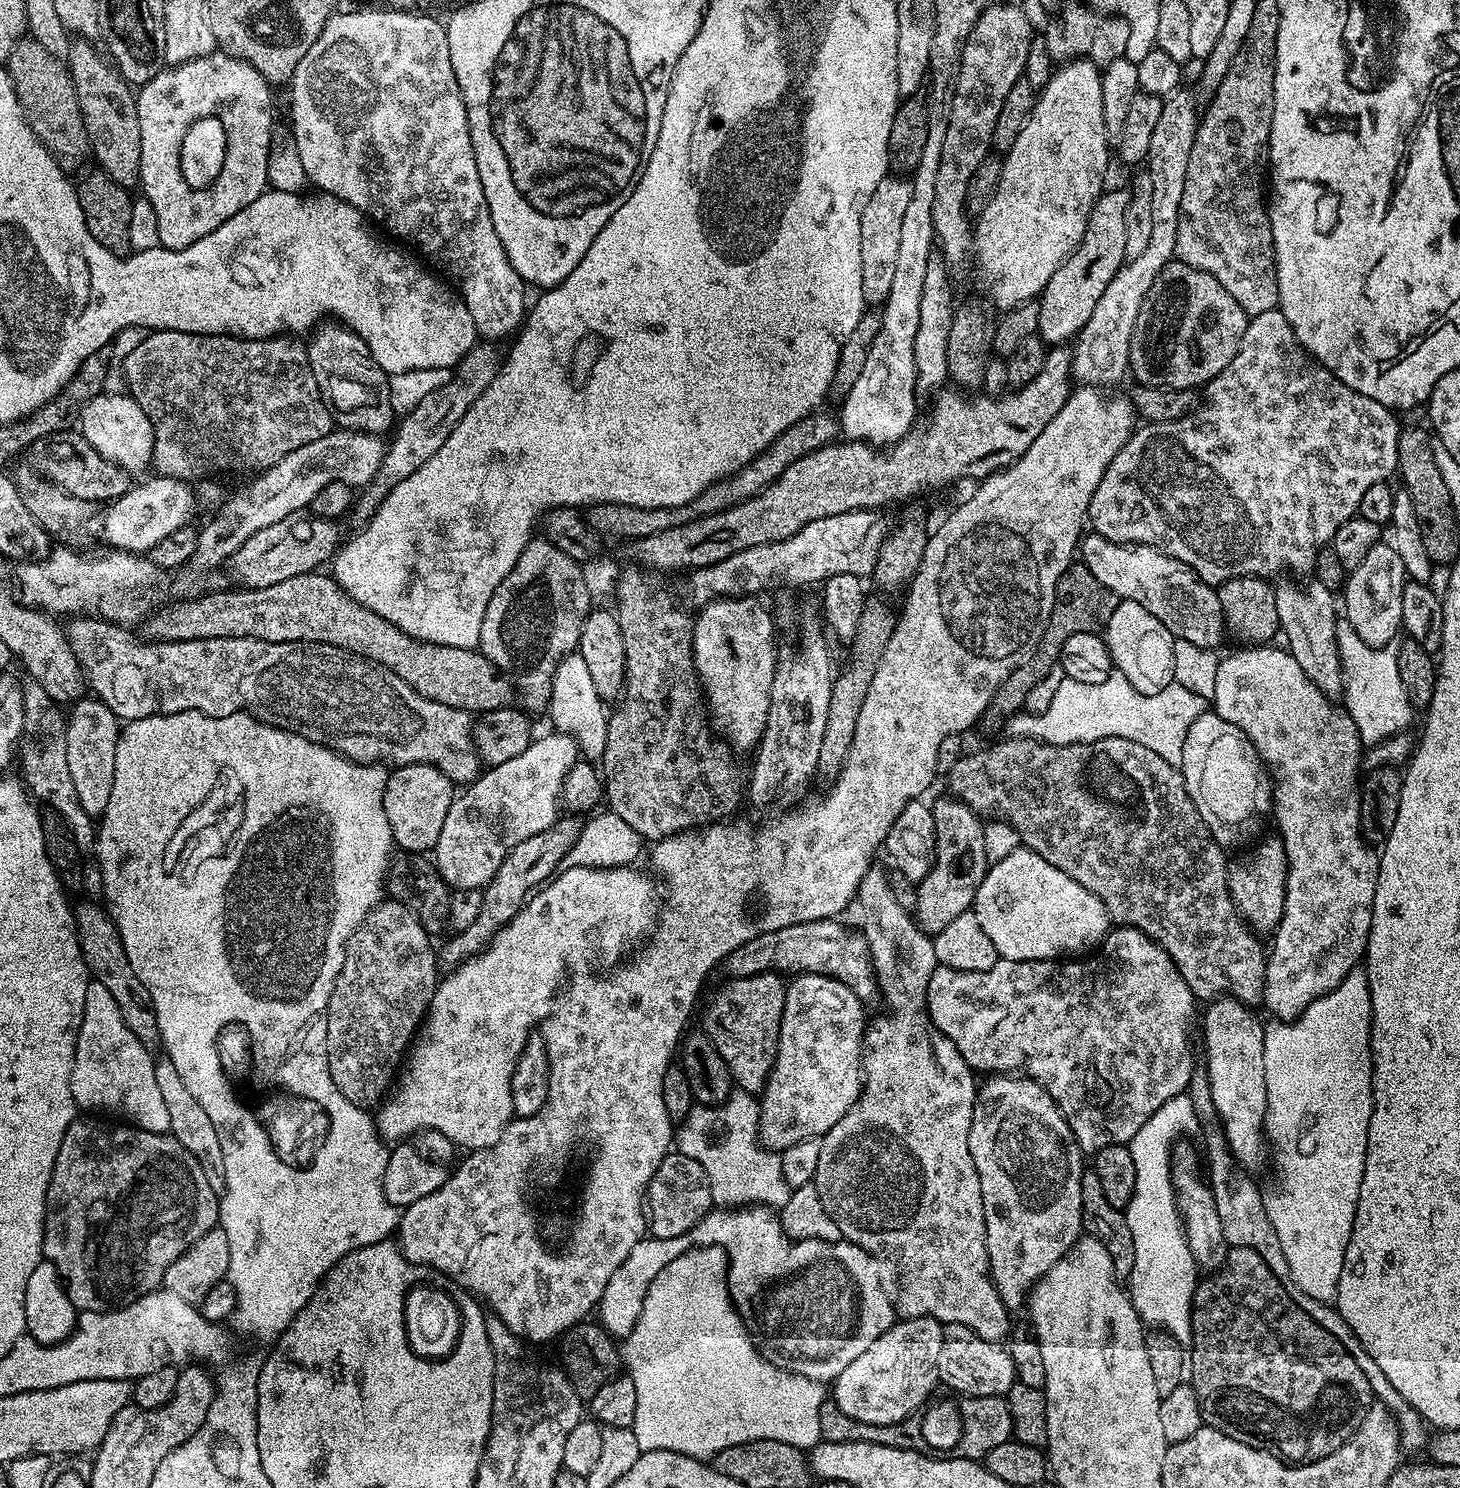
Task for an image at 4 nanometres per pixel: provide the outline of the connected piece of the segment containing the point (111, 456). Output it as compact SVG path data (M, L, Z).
M106 390L101 396L89 400L80 410L78 431L98 454L102 454L102 458L114 462L122 471L129 474L149 471L154 450L152 423L133 396L120 392Z

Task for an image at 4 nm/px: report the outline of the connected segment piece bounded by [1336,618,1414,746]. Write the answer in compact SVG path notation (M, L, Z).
M1347 618L1336 621L1336 645L1340 655L1340 669L1344 675L1343 703L1348 717L1360 735L1361 745L1380 744L1386 738L1405 731L1412 720L1414 707L1408 700L1405 678L1398 674L1398 658L1395 648L1390 652L1379 652L1374 646L1359 640L1352 640L1353 632L1348 632Z

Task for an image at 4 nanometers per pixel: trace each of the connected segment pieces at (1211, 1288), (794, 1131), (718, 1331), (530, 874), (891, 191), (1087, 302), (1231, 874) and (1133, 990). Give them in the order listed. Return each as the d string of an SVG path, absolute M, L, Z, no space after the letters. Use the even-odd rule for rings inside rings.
M1229 1247L1224 1263L1205 1276L1208 1277L1205 1280L1203 1277L1197 1283L1196 1290L1192 1294L1192 1338L1190 1341L1190 1383L1198 1398L1204 1424L1246 1446L1260 1448L1263 1452L1278 1456L1292 1466L1312 1464L1315 1460L1326 1458L1326 1454L1334 1454L1338 1446L1345 1444L1360 1429L1362 1419L1360 1404L1366 1403L1372 1396L1372 1384L1367 1380L1369 1377L1362 1370L1358 1370L1358 1362L1354 1362L1346 1346L1342 1346L1342 1342L1334 1338L1330 1330L1318 1326L1318 1322L1314 1322L1314 1318L1310 1318L1310 1314L1306 1314L1306 1310L1302 1310L1298 1302L1294 1302L1292 1292L1285 1285L1280 1284L1278 1278L1274 1278L1270 1266L1266 1266L1266 1262L1262 1262L1262 1258L1254 1254L1254 1250Z
M805 972L787 981L784 1009L776 1061L768 1075L768 1084L759 1097L759 1143L781 1154L796 1143L825 1136L834 1122L854 1106L862 1087L862 1057L864 1054L865 1005L842 982L829 976Z
M693 1246L687 1252L683 1252L678 1258L674 1258L674 1262L667 1264L653 1278L644 1299L642 1314L638 1318L634 1330L630 1335L623 1337L622 1364L626 1369L626 1375L634 1382L634 1394L638 1394L638 1410L634 1410L634 1422L631 1429L634 1438L638 1438L638 1446L641 1452L670 1450L671 1452L697 1458L711 1458L730 1446L749 1444L751 1440L786 1442L790 1446L801 1450L809 1450L821 1441L819 1411L826 1401L825 1385L821 1381L811 1380L805 1376L787 1372L784 1368L775 1368L762 1355L752 1337L748 1335L748 1329L744 1327L744 1322L741 1320L740 1315L732 1307L732 1301L728 1294L728 1253L719 1246Z
M568 814L558 818L542 834L534 834L534 838L526 838L526 842L518 842L510 854L498 866L498 874L490 878L490 882L482 889L482 906L478 910L478 918L470 922L470 926L459 929L444 945L438 948L438 964L441 969L451 970L465 964L467 960L483 952L488 947L502 926L518 914L530 897L561 867L565 854L574 846L574 842L580 836L581 821L575 815Z
M889 174L878 182L870 202L862 210L862 294L865 305L880 306L890 294L890 285L894 283L898 249L902 231L902 217L906 215L906 206L910 206L912 181L900 174Z
M1127 187L1111 188L1100 193L1088 215L1082 242L1078 242L1062 266L1054 270L1050 282L1046 282L1038 297L1038 335L1045 345L1064 346L1075 341L1082 326L1090 322L1090 314L1094 314L1098 298L1102 298L1106 286L1110 286L1110 278L1114 278L1126 262L1126 210L1132 201L1132 193Z
M1279 838L1264 840L1261 844L1253 846L1249 852L1244 852L1241 856L1231 857L1228 865L1228 889L1232 895L1232 901L1236 911L1244 918L1245 924L1257 934L1275 933L1276 927L1280 924L1280 919L1284 913L1284 899L1286 898L1286 882L1288 881L1288 859L1284 842Z
M1116 926L1109 931L1108 935L1104 937L1102 943L1099 945L1098 951L1095 954L1089 955L1087 958L1068 958L1055 960L1005 960L1003 958L996 960L994 966L990 966L990 970L982 970L981 972L959 972L953 968L941 968L937 966L934 974L930 974L930 984L924 995L924 1006L928 1010L928 1016L932 1020L932 1027L937 1028L940 1033L946 1038L950 1038L950 1042L954 1044L958 1050L958 1054L968 1063L972 1068L973 1073L981 1074L1016 1074L1023 1073L1029 1080L1035 1080L1037 1084L1048 1091L1050 1098L1058 1106L1058 1110L1063 1114L1065 1122L1070 1126L1072 1137L1076 1139L1076 1144L1080 1147L1081 1153L1094 1154L1098 1150L1102 1150L1111 1144L1127 1144L1128 1141L1134 1138L1134 1134L1138 1134L1138 1130L1142 1130L1142 1125L1146 1122L1146 1118L1150 1118L1150 1114L1154 1114L1154 1110L1158 1110L1158 1106L1166 1106L1166 1102L1170 1102L1170 1098L1181 1095L1187 1089L1188 1083L1192 1080L1194 1065L1192 1065L1192 1036L1188 1033L1188 1016L1192 1016L1198 1007L1198 1001L1192 995L1190 986L1186 986L1186 982L1182 978L1182 974L1178 974L1178 966L1166 954L1166 950L1161 948L1152 941L1146 934L1142 934L1136 928L1126 928L1123 926Z

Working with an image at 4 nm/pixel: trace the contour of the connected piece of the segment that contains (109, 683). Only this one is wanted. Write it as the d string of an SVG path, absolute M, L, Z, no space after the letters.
M69 620L72 621L66 624L67 638L87 687L96 691L95 699L101 700L121 722L175 712L201 712L207 716L247 712L264 724L298 734L355 764L434 764L456 786L473 784L480 777L482 765L472 741L473 713L422 698L422 694L402 682L389 668L353 652L329 644L266 642L254 638L206 638L190 642L136 640L130 633L133 631L108 620Z

